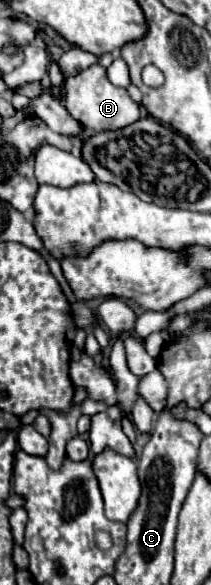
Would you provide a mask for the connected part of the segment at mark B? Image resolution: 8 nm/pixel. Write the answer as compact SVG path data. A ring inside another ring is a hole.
M97 64L89 66L79 76L67 78L65 80L65 88L67 88L67 96L63 98L65 108L69 110L69 114L77 122L81 122L91 132L119 130L119 128L125 128L127 124L133 124L141 116L139 114L139 106L131 100L127 90L119 88L119 86L113 86L107 80L107 76L105 76L105 68L101 68Z

